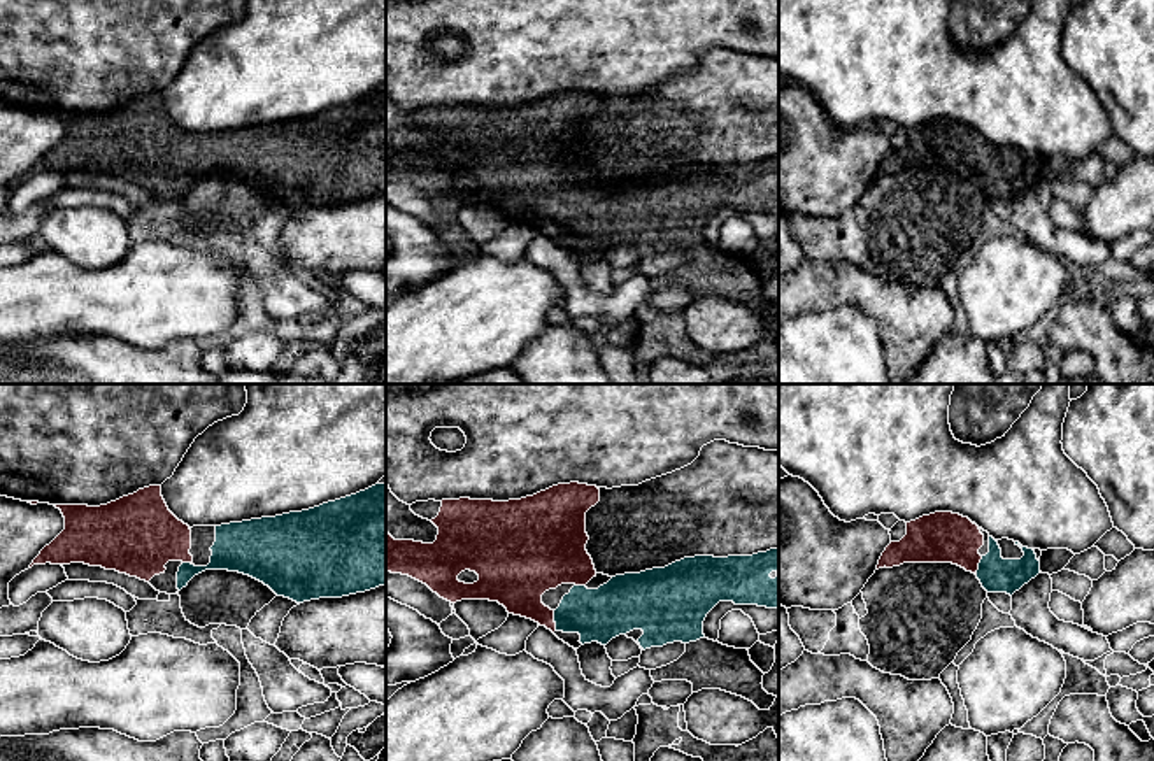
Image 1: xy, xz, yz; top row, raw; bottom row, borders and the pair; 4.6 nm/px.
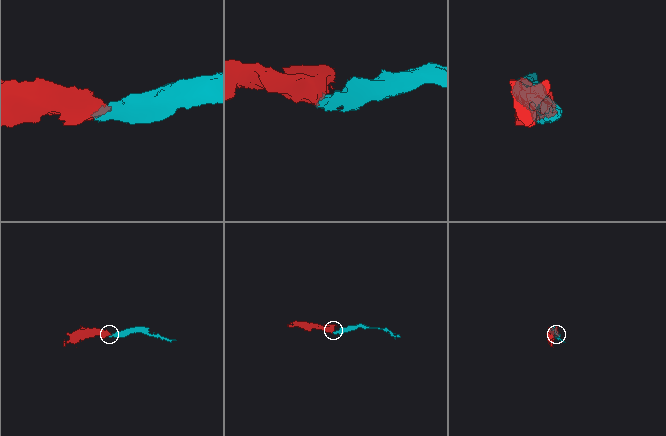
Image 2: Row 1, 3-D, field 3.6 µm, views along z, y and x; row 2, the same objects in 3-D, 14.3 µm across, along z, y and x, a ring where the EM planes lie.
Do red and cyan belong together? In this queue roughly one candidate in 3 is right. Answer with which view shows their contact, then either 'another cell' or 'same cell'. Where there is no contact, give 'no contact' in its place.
meets red in xz; same cell

